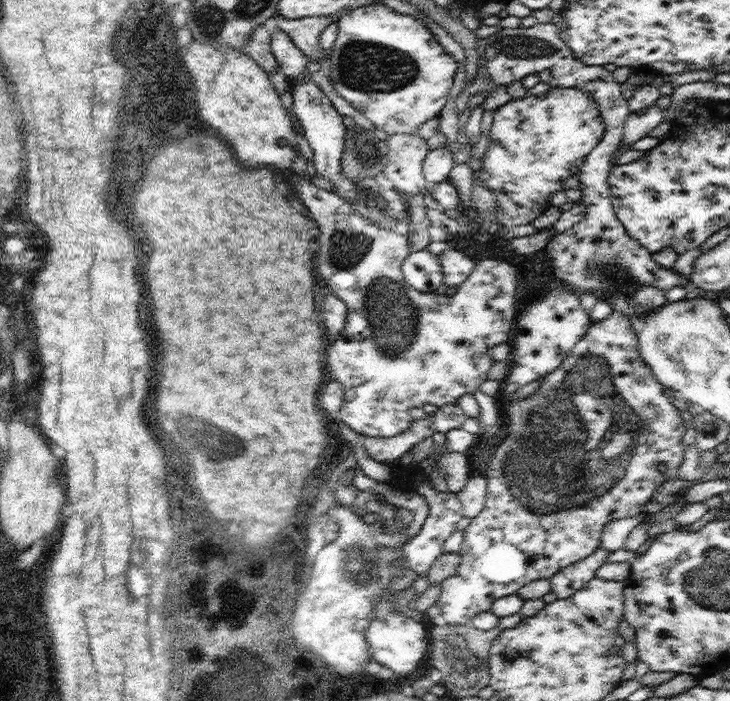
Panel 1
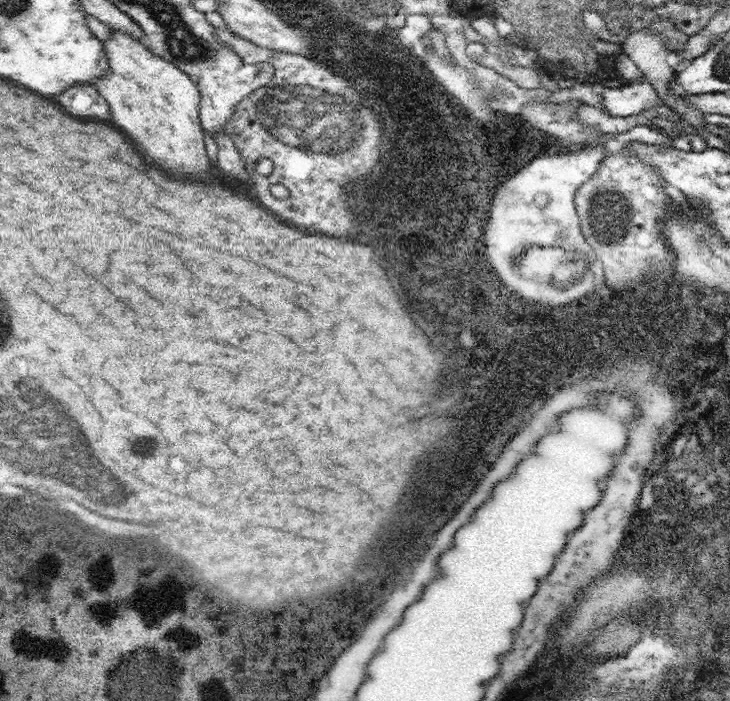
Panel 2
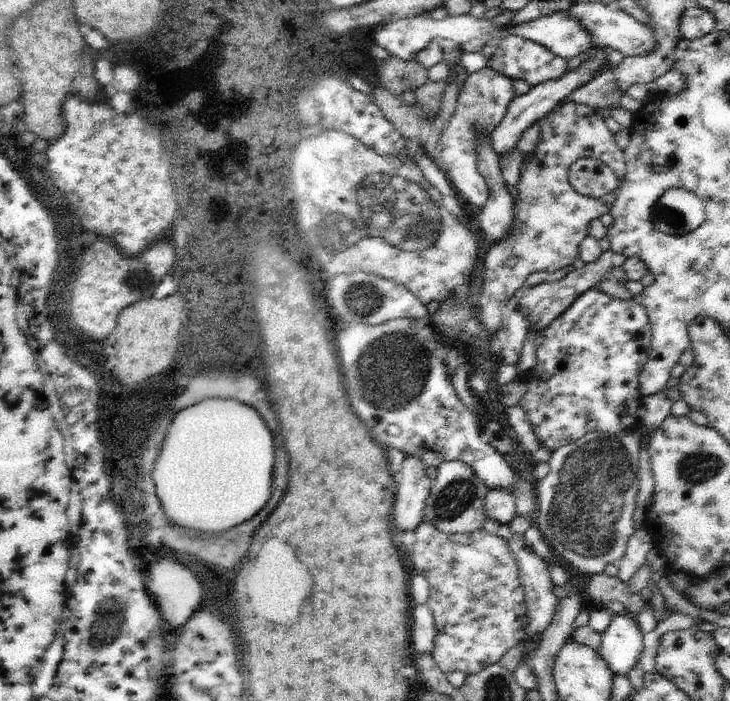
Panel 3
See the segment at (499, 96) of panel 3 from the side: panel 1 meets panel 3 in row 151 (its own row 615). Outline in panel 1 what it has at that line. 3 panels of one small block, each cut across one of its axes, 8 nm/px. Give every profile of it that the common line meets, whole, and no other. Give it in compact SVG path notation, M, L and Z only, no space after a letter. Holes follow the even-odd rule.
M611 312L605 320L591 322L585 336L573 346L573 350L561 362L561 366L537 382L539 382L539 388L531 396L523 400L511 400L509 408L501 414L501 420L507 424L507 434L505 434L505 440L495 448L493 458L489 460L487 470L485 470L485 478L487 478L485 506L475 518L471 518L469 526L463 530L463 542L457 552L461 562L455 574L439 584L441 594L435 604L439 606L439 612L447 624L459 624L459 626L469 624L473 616L489 612L495 600L501 600L505 596L515 596L521 588L525 588L525 584L535 582L535 580L551 582L551 592L557 596L557 600L565 600L573 596L579 588L583 588L589 580L593 580L599 566L605 564L605 558L609 554L607 550L601 548L601 536L603 536L605 526L613 520L625 520L625 518L643 514L643 510L647 510L647 504L653 502L653 496L657 494L655 490L663 482L677 478L677 472L685 460L685 448L681 440L683 440L687 426L681 420L681 412L671 406L671 398L665 394L665 388L653 378L651 370L643 364L639 350L637 350L637 336L631 330L631 322L625 316L621 316L621 312ZM657 464L665 464L667 472L665 474L657 472L655 468Z

